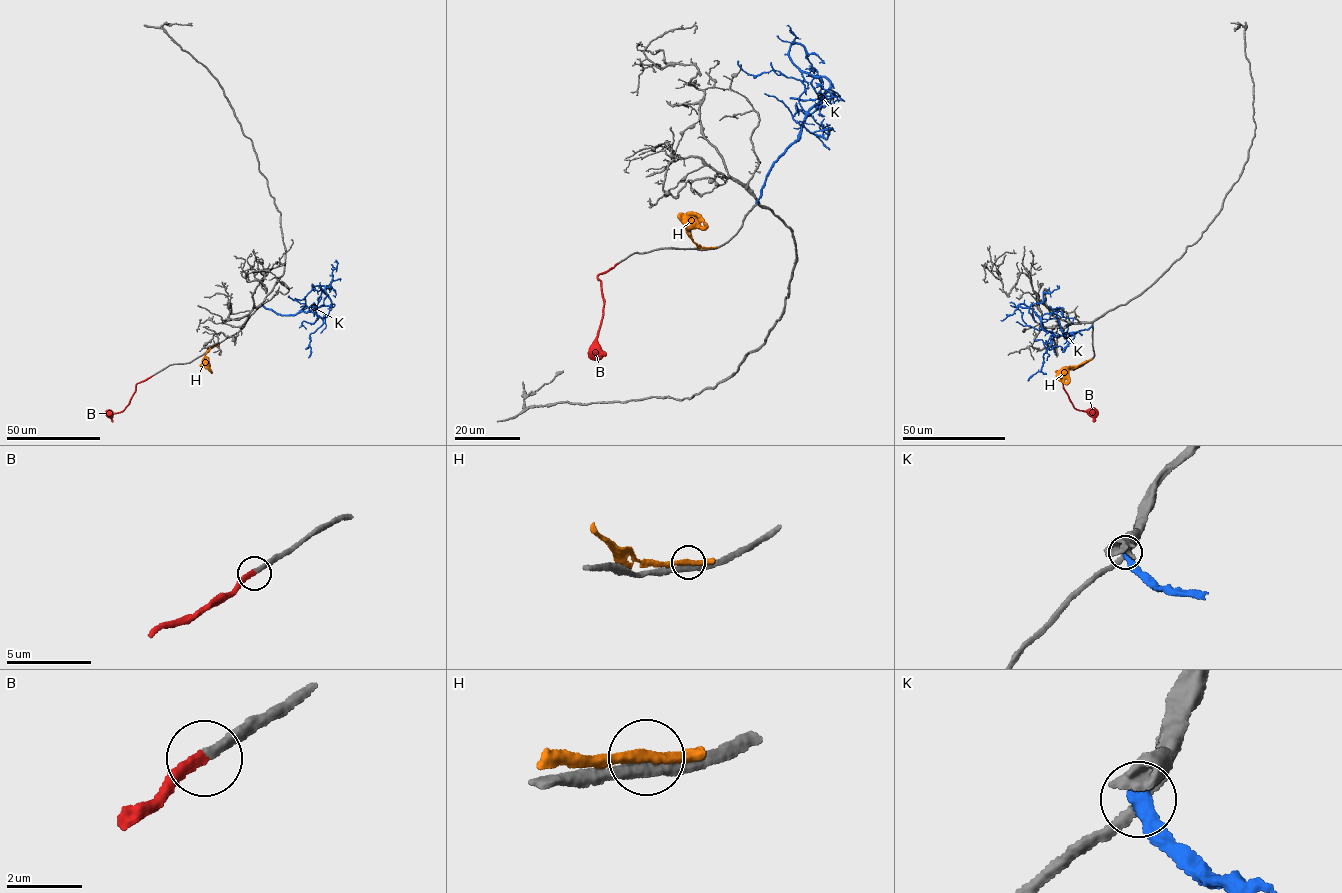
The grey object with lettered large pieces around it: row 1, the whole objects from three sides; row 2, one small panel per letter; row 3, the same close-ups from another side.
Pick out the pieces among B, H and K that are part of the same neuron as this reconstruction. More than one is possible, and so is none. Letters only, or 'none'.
B

